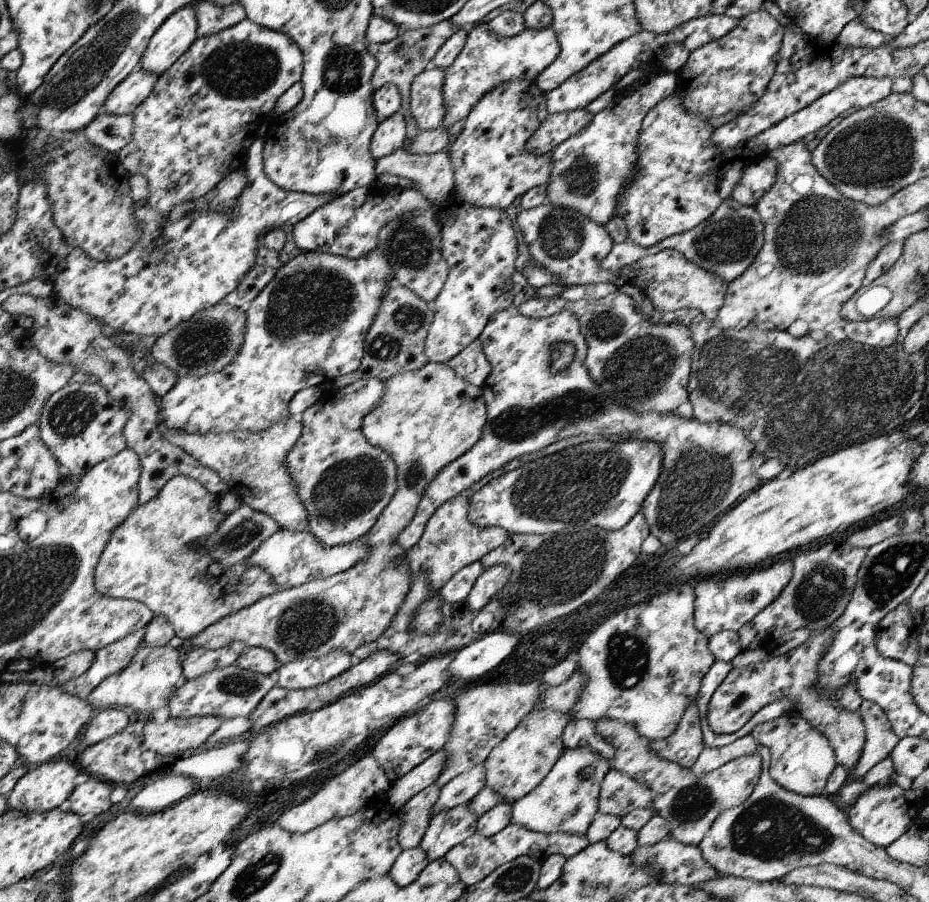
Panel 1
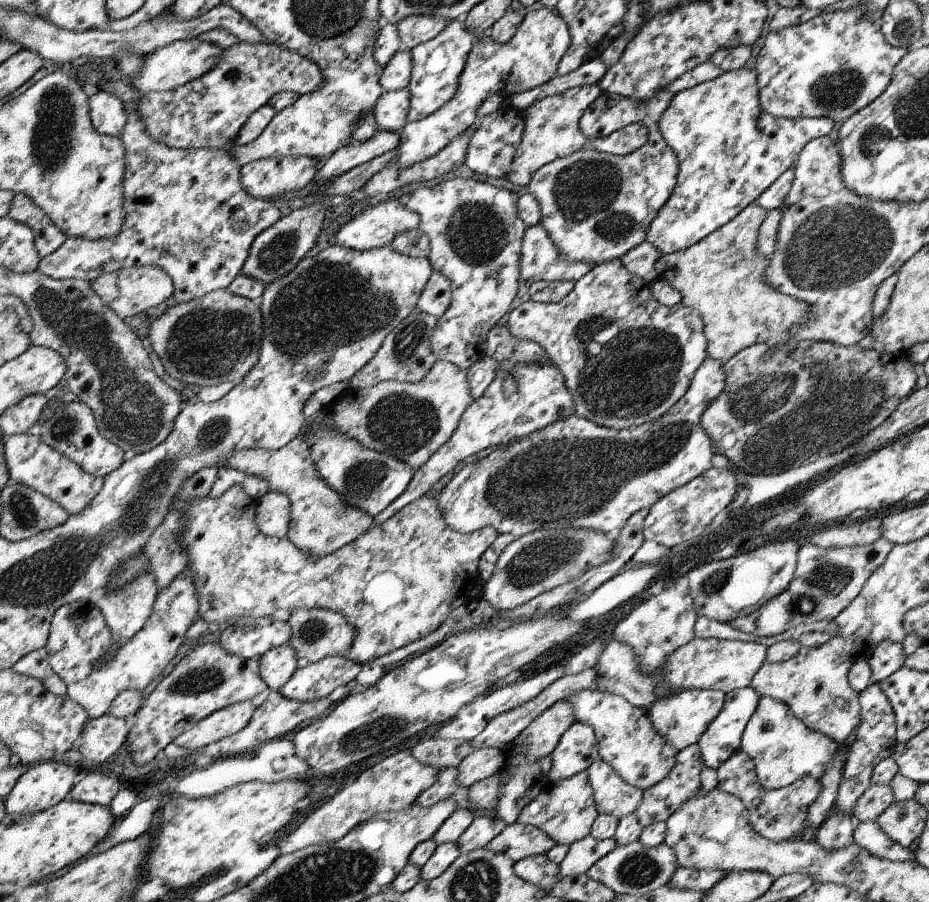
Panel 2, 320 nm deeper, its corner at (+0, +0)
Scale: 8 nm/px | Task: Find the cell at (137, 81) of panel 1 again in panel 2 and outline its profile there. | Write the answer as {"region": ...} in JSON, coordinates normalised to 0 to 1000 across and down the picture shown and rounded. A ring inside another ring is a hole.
{"region":[[[213,41],[193,44],[174,53],[169,53],[163,60],[159,60],[151,82],[142,88],[143,96],[146,96],[155,106],[164,102],[170,103],[187,100],[228,78],[236,70],[241,55],[243,54],[222,45],[216,45]]]}

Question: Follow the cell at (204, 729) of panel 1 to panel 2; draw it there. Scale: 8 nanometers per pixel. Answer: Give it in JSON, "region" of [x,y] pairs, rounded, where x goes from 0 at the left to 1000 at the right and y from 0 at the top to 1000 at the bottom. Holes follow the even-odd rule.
{"region":[[[271,777],[252,779],[234,787],[220,798],[203,807],[200,812],[188,818],[186,825],[198,829],[220,829],[226,823],[235,823],[241,816],[248,816],[258,812],[273,795],[274,785]]]}

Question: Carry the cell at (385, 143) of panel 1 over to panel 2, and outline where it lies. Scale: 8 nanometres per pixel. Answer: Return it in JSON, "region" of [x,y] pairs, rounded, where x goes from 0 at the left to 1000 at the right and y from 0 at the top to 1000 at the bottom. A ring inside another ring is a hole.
{"region":[[[439,96],[423,101],[412,101],[403,122],[402,129],[411,144],[431,149],[437,142],[438,126],[441,124],[442,101]]]}

